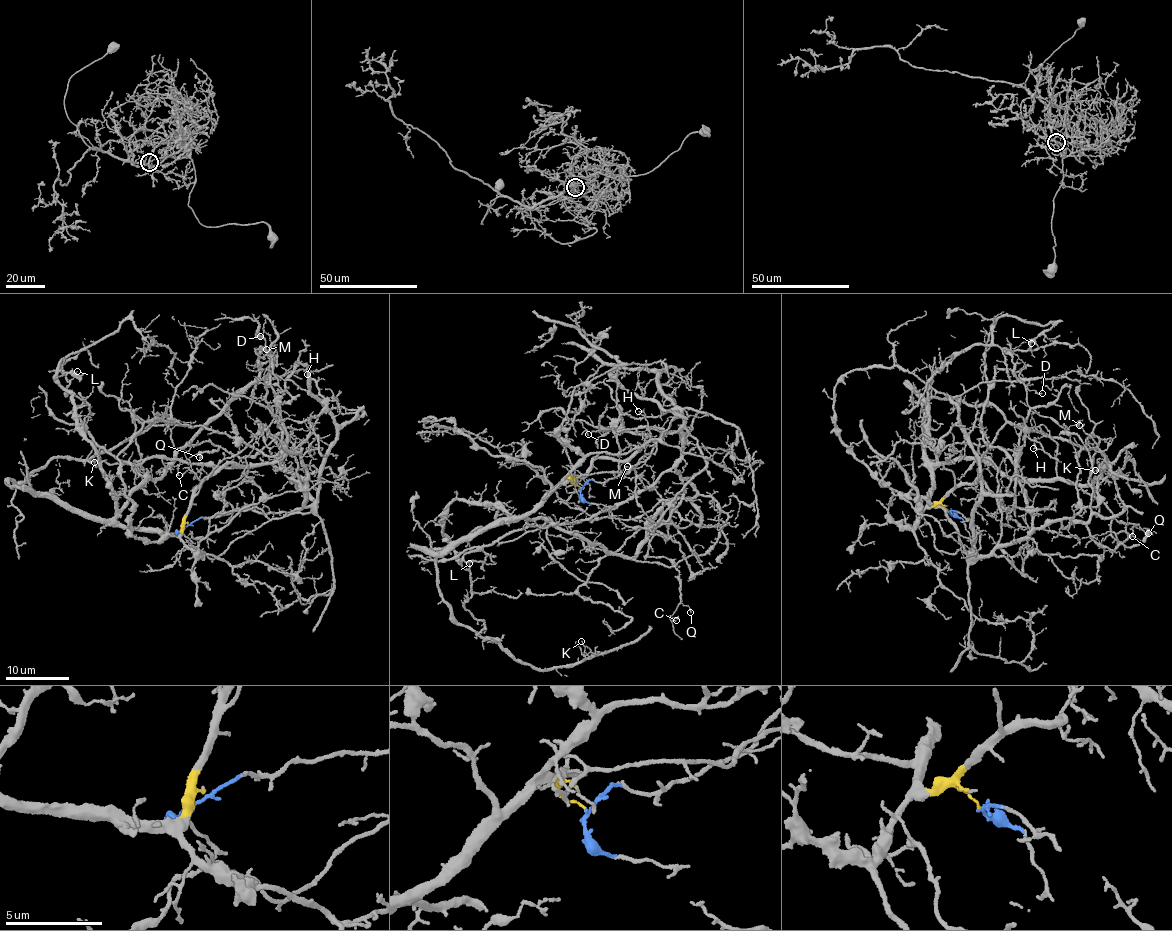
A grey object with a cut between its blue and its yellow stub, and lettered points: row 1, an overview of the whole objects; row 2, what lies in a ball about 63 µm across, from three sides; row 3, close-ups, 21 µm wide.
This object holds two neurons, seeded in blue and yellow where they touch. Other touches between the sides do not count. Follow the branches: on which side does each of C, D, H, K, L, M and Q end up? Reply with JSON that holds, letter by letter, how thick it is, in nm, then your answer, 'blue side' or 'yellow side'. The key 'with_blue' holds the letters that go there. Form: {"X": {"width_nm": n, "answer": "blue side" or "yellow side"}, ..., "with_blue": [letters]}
{"C": {"width_nm": 100, "answer": "yellow side"}, "D": {"width_nm": 80, "answer": "yellow side"}, "H": {"width_nm": 60, "answer": "yellow side"}, "K": {"width_nm": 100, "answer": "yellow side"}, "L": {"width_nm": 110, "answer": "yellow side"}, "M": {"width_nm": 110, "answer": "yellow side"}, "Q": {"width_nm": 120, "answer": "yellow side"}, "with_blue": []}

